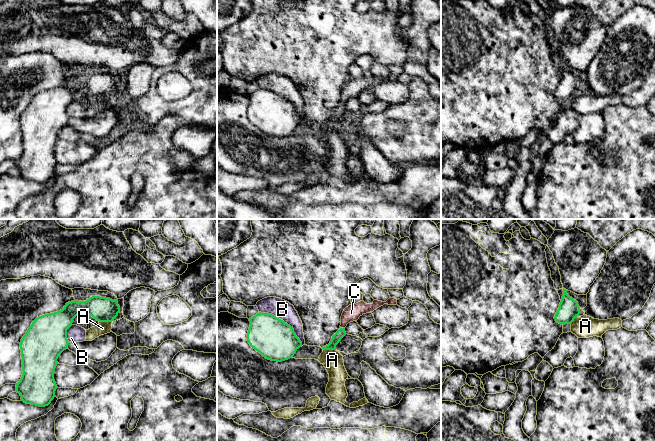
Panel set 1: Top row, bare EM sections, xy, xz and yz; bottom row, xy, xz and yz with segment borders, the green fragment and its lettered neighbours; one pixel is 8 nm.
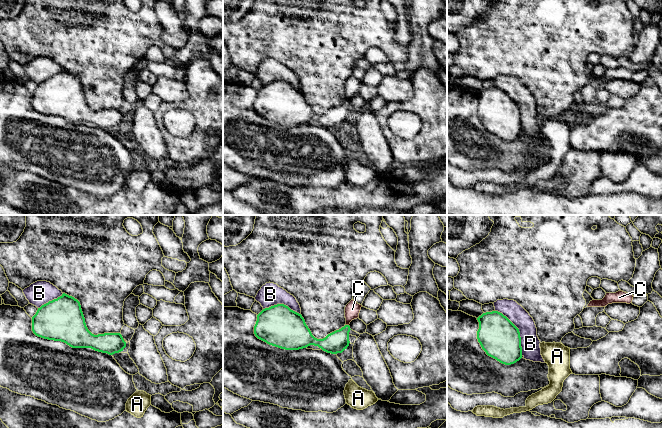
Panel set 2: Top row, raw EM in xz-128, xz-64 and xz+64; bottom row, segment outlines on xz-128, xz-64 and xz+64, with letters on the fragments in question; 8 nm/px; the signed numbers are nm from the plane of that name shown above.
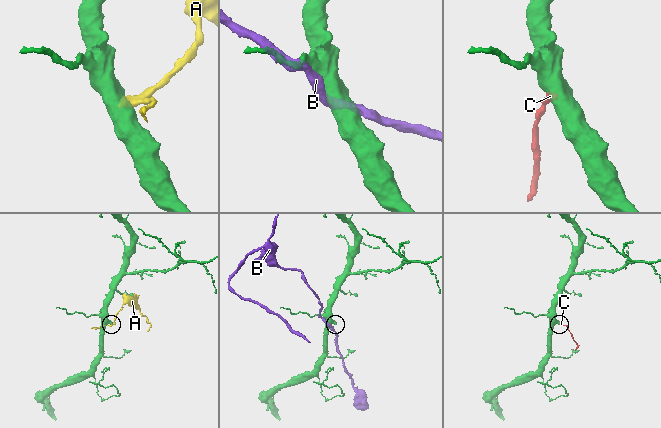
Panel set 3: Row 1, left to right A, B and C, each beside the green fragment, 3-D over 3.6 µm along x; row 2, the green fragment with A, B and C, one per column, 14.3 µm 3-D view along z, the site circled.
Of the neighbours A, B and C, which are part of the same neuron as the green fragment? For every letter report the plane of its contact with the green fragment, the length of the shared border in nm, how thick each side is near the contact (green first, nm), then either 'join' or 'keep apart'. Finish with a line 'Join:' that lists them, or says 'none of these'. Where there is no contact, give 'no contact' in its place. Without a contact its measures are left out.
A: contact in xy; length 100 nm; calibres 200 and 100 nm; keep apart
B: contact in xz; length 440 nm; calibres 320 and 150 nm; keep apart
C: contact in xz; length 30 nm; calibres 80 and 130 nm; join
Join: C

